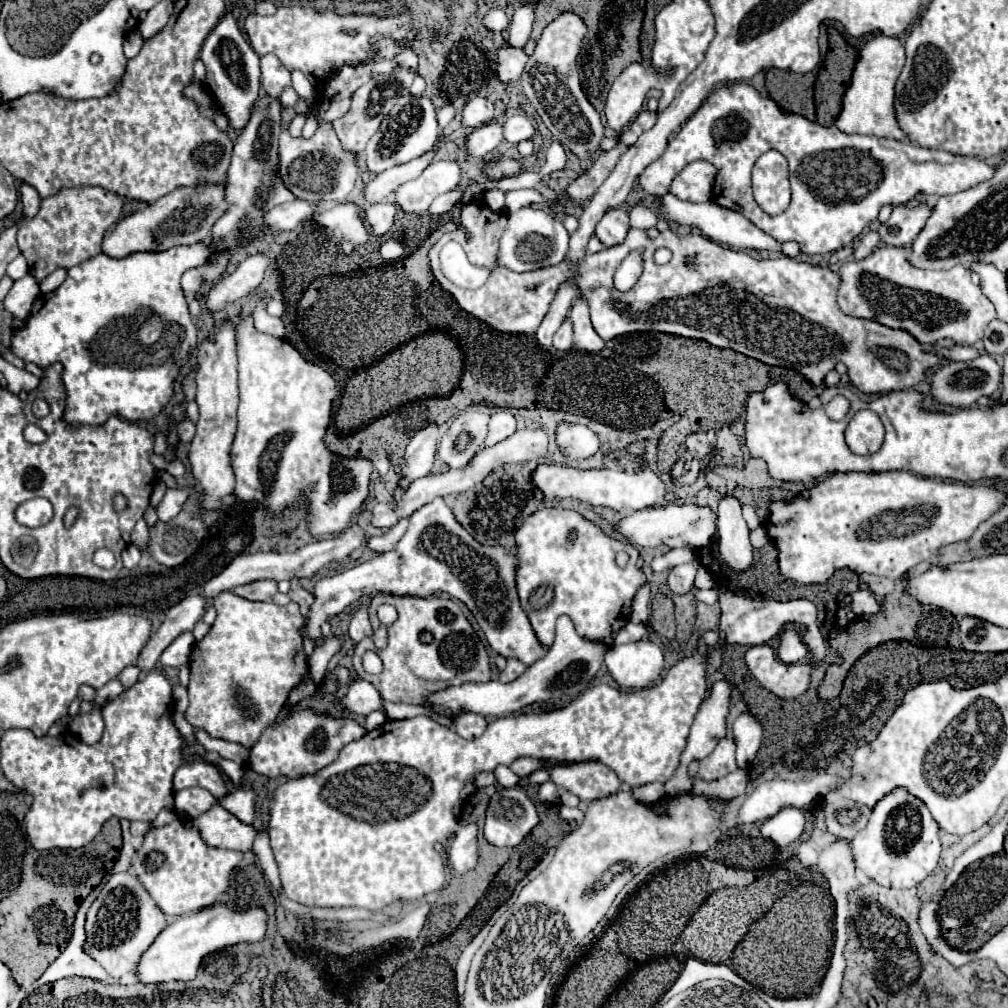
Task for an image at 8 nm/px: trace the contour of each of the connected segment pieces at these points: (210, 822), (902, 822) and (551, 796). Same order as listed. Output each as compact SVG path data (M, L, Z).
M213 805L207 813L193 819L193 825L201 829L201 837L207 845L221 849L249 851L257 835L253 825L241 823L233 813L225 811L221 805Z
M903 787L893 789L873 807L871 819L853 839L853 857L857 869L873 877L879 885L915 885L917 873L931 873L939 863L941 841L939 827L921 799L909 795Z
M547 781L540 785L538 799L542 803L552 803L558 797L557 786L552 781Z

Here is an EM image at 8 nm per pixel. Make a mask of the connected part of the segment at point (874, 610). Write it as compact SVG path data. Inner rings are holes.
M857 589L853 595L851 611L857 615L883 615L879 597L871 589Z

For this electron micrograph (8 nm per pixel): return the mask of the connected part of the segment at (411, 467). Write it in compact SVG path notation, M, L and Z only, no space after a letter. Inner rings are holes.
M429 425L421 429L407 445L405 457L401 463L401 481L399 485L409 487L415 479L431 473L435 461L435 445L439 439L437 425Z

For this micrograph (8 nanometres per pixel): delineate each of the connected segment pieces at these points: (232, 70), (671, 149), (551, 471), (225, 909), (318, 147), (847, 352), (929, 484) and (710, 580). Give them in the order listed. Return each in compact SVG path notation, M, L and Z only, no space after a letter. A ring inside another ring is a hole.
M231 7L227 9L225 17L217 23L217 27L213 27L213 31L207 35L207 39L201 47L199 59L205 63L205 69L207 69L205 83L209 85L209 89L217 97L217 101L223 105L223 111L225 111L229 123L235 129L245 127L245 123L249 121L249 115L253 111L253 105L259 97L261 71L259 71L259 55L245 41L243 33L237 25L237 19L233 17Z
M733 83L713 91L669 141L661 159L645 167L637 181L647 195L665 195L671 181L693 161L707 161L717 169L711 193L717 205L741 213L779 243L801 243L803 253L809 255L823 255L851 245L861 231L877 219L879 209L887 203L901 205L919 191L929 197L959 193L991 179L995 173L995 167L977 157L949 155L947 151L915 147L909 141L847 135L835 125L825 127L803 115L789 115L789 111L781 111L771 97L761 97L761 93L747 83ZM721 119L729 129L735 125L735 139L723 137L719 143L715 141L713 127ZM769 149L777 149L789 161L793 193L787 211L777 217L765 215L751 193L751 167L755 159ZM841 185L873 185L873 189L857 199L841 199Z
M539 463L537 469L531 473L531 483L537 487L547 501L553 499L579 499L591 503L593 507L609 507L621 513L647 509L659 505L665 497L665 483L661 477L645 465L637 471L623 471L623 469L575 469L571 465L553 465L553 463Z
M213 905L201 911L195 911L187 917L179 917L169 927L165 927L153 945L143 953L139 961L139 979L141 983L163 983L163 981L191 981L197 975L199 963L205 955L237 945L237 943L255 943L261 941L267 933L267 911L259 905L245 909L235 909L229 905Z
M323 123L317 133L311 139L303 137L291 137L287 131L281 131L279 135L279 169L277 175L293 191L297 199L305 199L309 203L315 201L347 201L355 181L359 177L359 155L353 155L353 151L345 151L345 147L339 145L339 139L331 125Z
M630 229L627 239L621 245L587 255L579 263L579 273L575 275L575 279L581 295L589 301L593 329L605 341L635 331L661 331L691 339L703 339L715 347L733 349L765 365L793 369L813 385L823 381L825 373L833 369L835 361L841 361L847 367L849 381L863 393L913 389L925 379L925 373L931 367L939 367L943 363L941 355L929 351L927 345L917 343L917 339L913 339L909 331L897 331L869 319L845 315L837 305L837 287L841 283L841 277L829 267L795 261L785 255L777 259L753 259L743 251L723 249L721 245L699 234L681 237L675 231L664 231L651 241L643 231L646 230ZM657 247L667 247L673 253L671 261L665 267L645 263L639 281L625 293L617 291L613 287L615 263L621 263L631 253L631 249L641 249L643 259L653 261L651 255Z
M889 471L889 473L833 473L833 475L825 477L821 483L817 483L815 487L797 493L793 499L771 501L769 503L767 531L769 531L769 539L773 541L773 545L777 547L779 555L781 555L781 559L779 559L779 571L781 571L781 575L785 579L793 581L793 583L801 583L801 585L825 583L837 569L843 569L843 567L853 569L857 575L867 573L867 575L879 575L879 577L887 577L887 579L897 581L907 569L919 565L921 561L931 559L941 545L969 539L973 535L973 531L977 529L977 525L981 521L989 519L1003 505L1003 501L1005 501L1005 495L1001 495L997 489L987 487L987 485L965 485L965 483L955 483L955 481L937 481L937 479L927 479L927 477L913 475L909 471Z
M700 567L697 571L697 577L695 577L695 587L697 589L711 589L715 586L715 580L709 571L705 567Z

